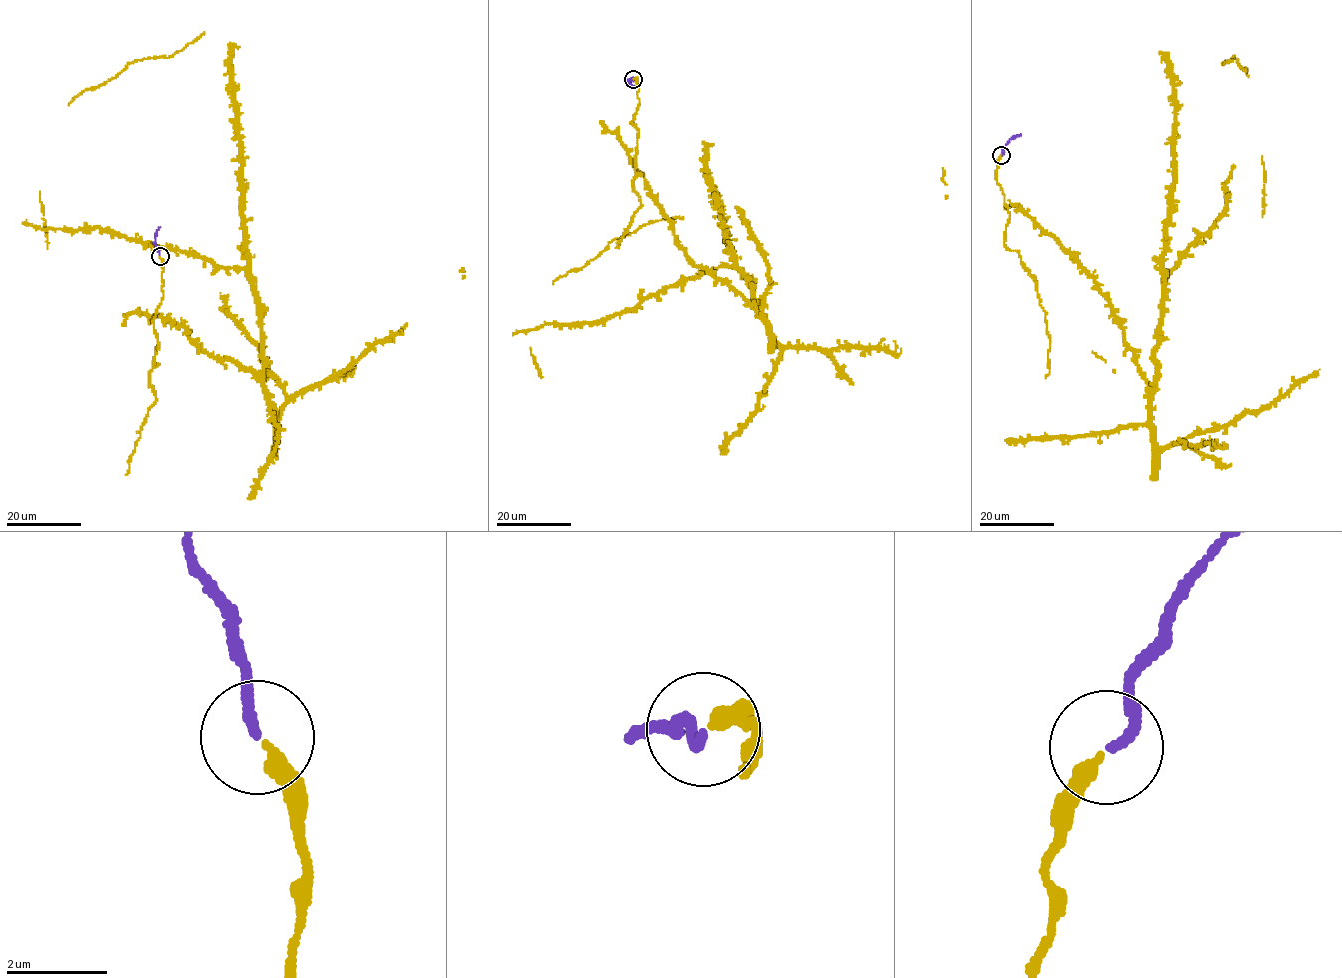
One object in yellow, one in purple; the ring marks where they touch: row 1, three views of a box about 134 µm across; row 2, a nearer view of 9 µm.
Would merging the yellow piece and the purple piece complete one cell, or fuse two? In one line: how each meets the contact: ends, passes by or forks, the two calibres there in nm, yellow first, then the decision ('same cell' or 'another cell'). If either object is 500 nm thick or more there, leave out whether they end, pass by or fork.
yellow ends; purple ends; calibres 320 and 200 nm; same cell

